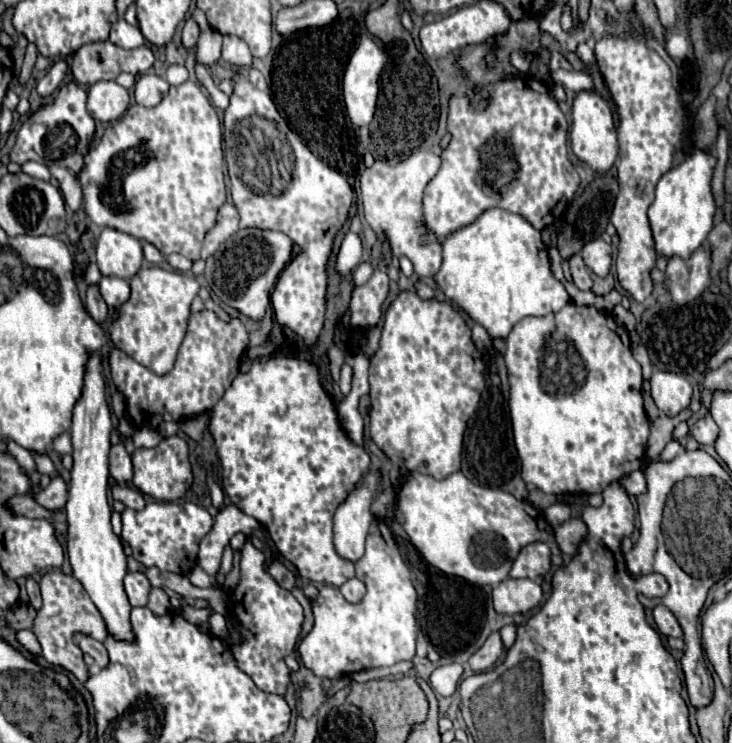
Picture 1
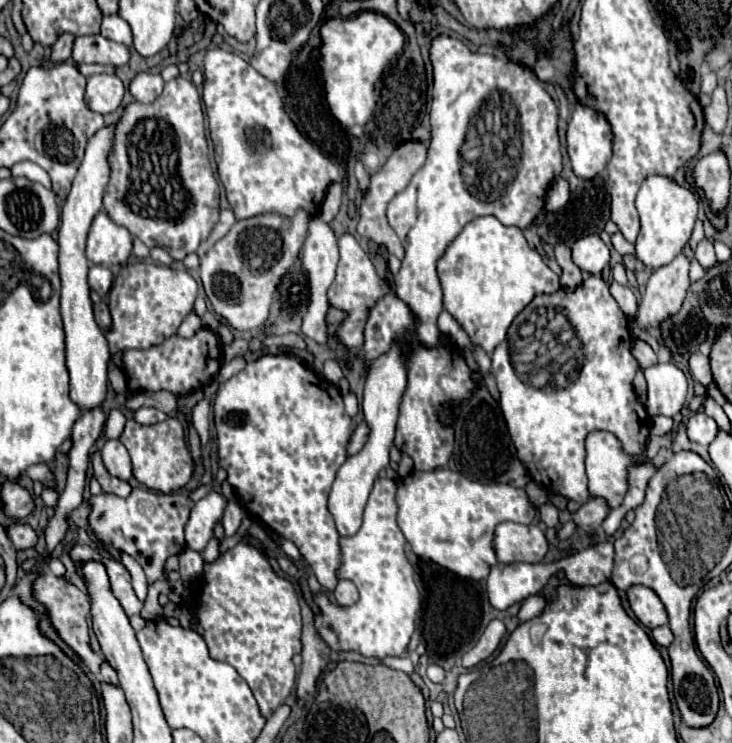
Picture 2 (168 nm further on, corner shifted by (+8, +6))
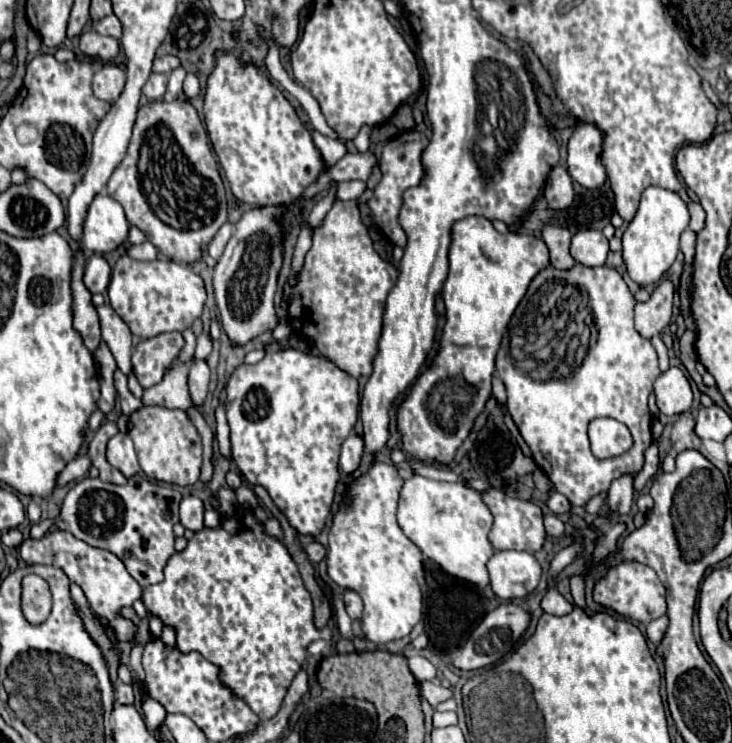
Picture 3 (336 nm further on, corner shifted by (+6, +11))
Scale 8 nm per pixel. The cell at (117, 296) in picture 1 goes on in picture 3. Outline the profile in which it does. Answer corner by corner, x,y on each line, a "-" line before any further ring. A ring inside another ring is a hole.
90,255
84,271
84,285
90,293
106,293
110,283
110,265
102,255

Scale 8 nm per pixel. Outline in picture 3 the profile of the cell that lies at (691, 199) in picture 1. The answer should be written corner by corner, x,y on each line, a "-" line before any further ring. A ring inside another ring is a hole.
662,187
644,189
638,213
622,237
622,245
624,245
622,257
626,261
628,275
638,285
656,283
670,269
670,265
678,255
680,235
682,231
688,229
688,221
690,221
688,203
676,191
668,191

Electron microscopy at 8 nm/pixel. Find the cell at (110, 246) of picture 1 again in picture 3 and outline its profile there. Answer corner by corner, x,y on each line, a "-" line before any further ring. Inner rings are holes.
100,193
88,207
82,245
98,255
110,253
128,239
128,229
128,219
118,201
106,193

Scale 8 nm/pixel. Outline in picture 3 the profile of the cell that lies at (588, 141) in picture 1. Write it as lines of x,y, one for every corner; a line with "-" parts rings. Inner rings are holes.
580,121
568,141
568,173
586,189
600,187
606,181
602,145
604,133
588,121

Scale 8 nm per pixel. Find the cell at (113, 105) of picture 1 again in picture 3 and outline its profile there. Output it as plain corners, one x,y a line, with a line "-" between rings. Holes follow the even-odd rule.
102,65
96,71
94,81
92,81
94,95
102,101
114,103
124,89
124,81
126,81
126,75
118,65

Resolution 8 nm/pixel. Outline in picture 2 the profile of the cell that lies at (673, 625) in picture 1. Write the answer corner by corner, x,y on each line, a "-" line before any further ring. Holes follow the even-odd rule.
630,586
626,590
628,596
628,604
634,612
634,616
646,626
646,628
656,628
662,624
668,624
668,614
666,608
662,604
662,600
658,598
658,594
648,588
648,586

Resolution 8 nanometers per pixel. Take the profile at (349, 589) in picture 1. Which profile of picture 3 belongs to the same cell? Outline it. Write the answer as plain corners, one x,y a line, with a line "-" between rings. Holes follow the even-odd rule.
346,589
346,591
344,591
344,603
346,603
348,615
350,615
352,619
360,619
360,615
362,615
362,599
360,599
360,595
358,595
356,591

